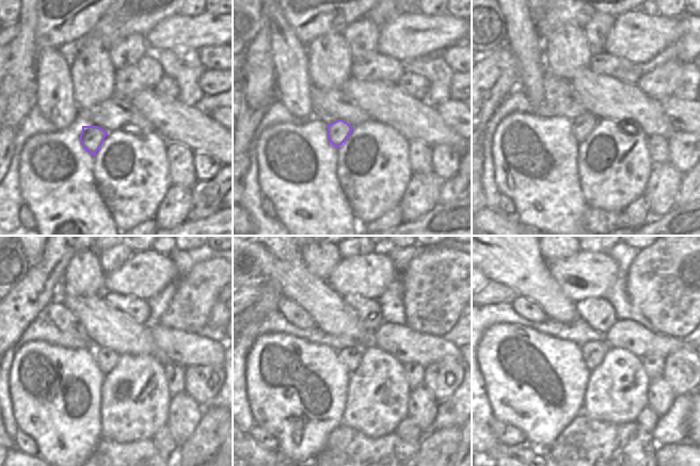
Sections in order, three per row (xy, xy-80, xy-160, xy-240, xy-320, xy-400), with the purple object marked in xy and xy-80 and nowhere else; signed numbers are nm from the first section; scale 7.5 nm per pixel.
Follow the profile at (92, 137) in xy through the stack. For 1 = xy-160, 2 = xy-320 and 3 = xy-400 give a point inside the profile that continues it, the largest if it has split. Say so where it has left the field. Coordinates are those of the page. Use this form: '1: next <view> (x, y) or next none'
1: next xy-160 (582, 126)
2: next xy-320 (350, 357)
3: next xy-400 (593, 352)

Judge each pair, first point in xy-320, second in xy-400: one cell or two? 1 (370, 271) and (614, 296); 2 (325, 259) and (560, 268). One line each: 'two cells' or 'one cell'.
1: two cells
2: two cells

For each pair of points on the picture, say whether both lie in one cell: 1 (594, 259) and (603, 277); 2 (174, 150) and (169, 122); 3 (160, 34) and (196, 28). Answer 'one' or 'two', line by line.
1: one
2: two
3: one

